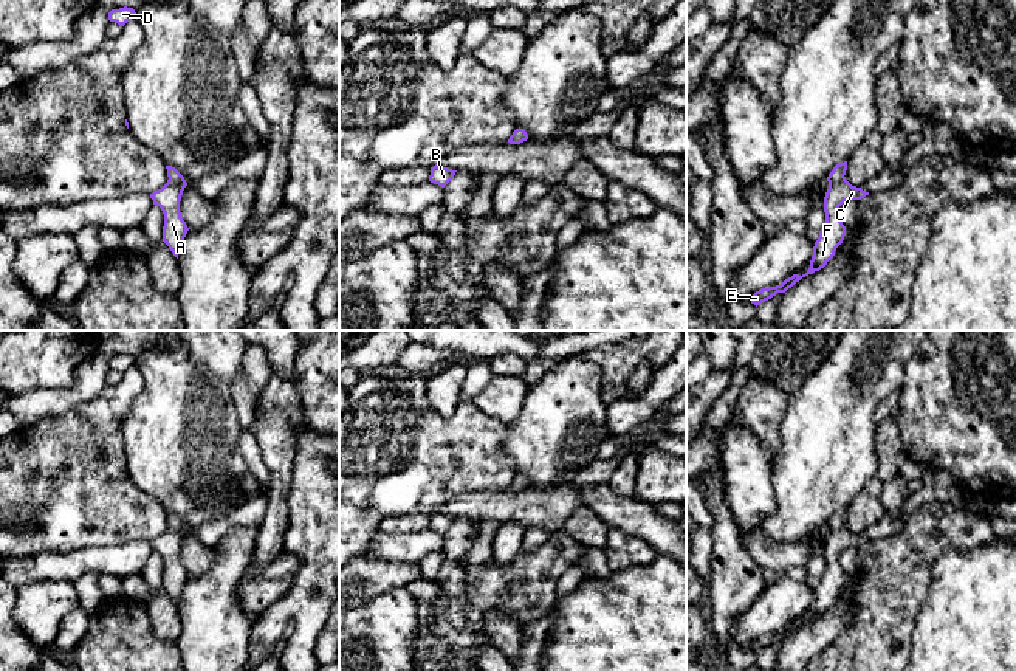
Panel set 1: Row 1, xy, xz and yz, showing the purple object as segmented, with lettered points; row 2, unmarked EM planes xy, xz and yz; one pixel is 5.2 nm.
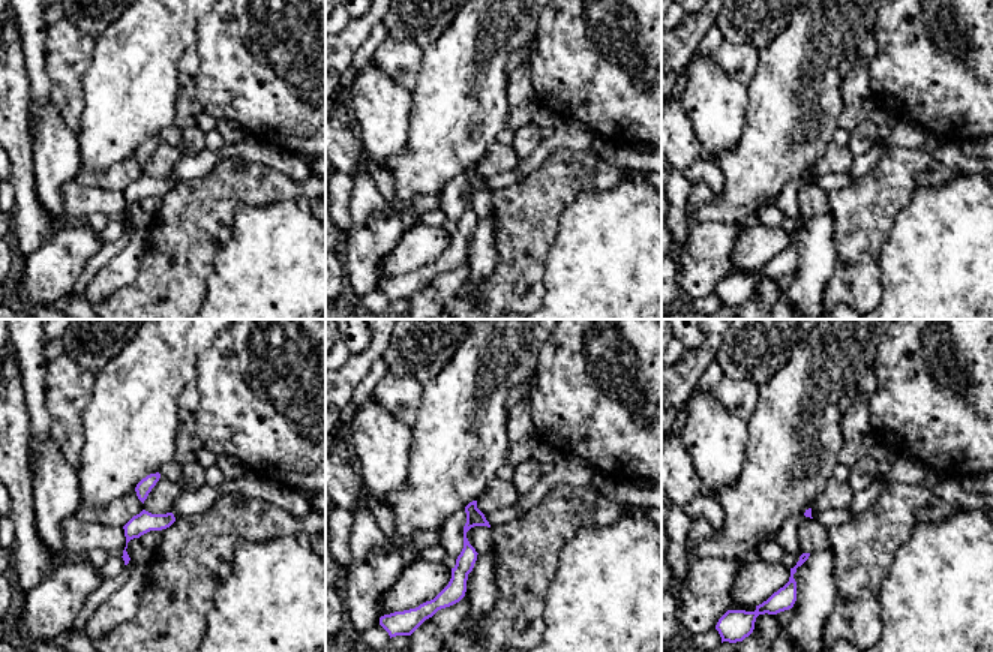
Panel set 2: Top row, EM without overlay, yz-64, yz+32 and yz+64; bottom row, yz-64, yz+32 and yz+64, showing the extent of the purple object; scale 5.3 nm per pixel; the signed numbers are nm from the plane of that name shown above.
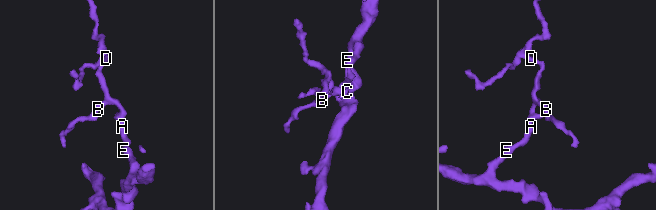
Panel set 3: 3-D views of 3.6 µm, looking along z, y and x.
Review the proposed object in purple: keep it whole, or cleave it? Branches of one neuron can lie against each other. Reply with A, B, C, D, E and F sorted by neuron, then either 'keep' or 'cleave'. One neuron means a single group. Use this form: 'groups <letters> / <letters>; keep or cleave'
groups A B C D E F; keep

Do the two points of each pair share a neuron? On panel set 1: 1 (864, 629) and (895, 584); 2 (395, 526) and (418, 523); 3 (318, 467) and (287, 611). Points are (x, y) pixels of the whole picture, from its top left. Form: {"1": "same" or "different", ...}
{"1": "same", "2": "same", "3": "same"}

